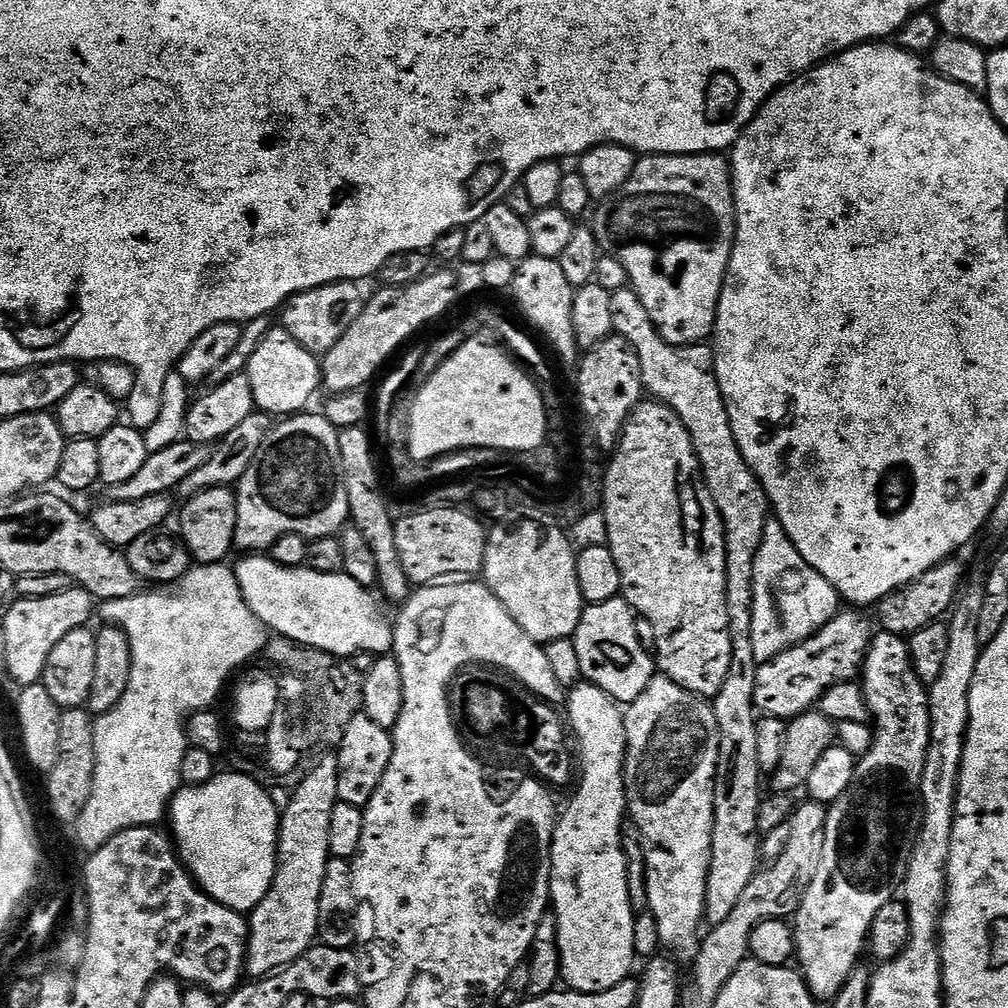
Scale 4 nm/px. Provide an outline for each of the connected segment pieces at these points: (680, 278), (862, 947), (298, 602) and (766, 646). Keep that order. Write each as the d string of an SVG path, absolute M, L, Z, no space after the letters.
M700 152L696 156L653 156L644 154L639 157L634 166L634 174L626 182L626 186L619 188L612 196L599 201L595 205L596 217L590 221L590 227L596 234L596 241L601 249L609 256L617 256L624 263L628 275L628 284L633 292L646 306L646 314L652 319L652 325L666 342L681 346L691 346L707 341L716 327L716 311L722 294L724 279L730 266L730 254L736 241L736 199L732 193L732 170L729 161L723 155L711 152Z
M883 630L877 631L873 635L872 645L868 647L868 653L864 659L862 687L864 697L868 703L868 714L871 723L873 725L876 723L876 733L872 736L872 745L869 746L868 753L864 757L862 755L859 757L856 773L846 790L846 794L842 794L842 798L835 800L828 808L828 817L824 823L824 834L820 846L822 862L818 862L818 874L814 876L814 882L810 882L810 886L806 890L806 894L802 898L794 917L796 956L798 961L800 960L798 968L808 984L808 989L812 991L812 995L820 1002L835 1000L838 990L842 990L842 986L846 986L846 978L850 978L850 974L861 963L860 955L865 955L868 931L874 922L874 914L878 914L878 910L882 910L882 906L886 906L886 902L890 902L903 889L906 870L910 866L910 854L914 850L916 839L920 833L920 818L922 815L920 787L922 786L922 774L926 766L926 754L930 746L930 706L928 705L928 688L918 678L918 674L914 670L910 650L908 649L908 641L905 637L895 636Z
M248 554L234 564L236 581L254 614L264 623L264 627L277 636L285 636L295 644L305 644L307 648L317 648L332 656L352 658L362 652L370 652L373 656L383 656L392 652L393 621L384 617L382 609L376 605L373 593L369 589L358 586L354 578L344 572L322 574L310 570L306 566L287 568L272 559L268 554Z
M770 518L762 530L762 546L754 558L754 598L752 599L752 641L757 662L772 660L793 644L808 640L822 626L826 626L841 611L840 595L798 554L790 534L782 522Z

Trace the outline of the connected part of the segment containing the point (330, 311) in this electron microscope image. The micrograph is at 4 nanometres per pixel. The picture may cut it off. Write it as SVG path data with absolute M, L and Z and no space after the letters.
M339 280L333 284L323 284L300 292L297 296L290 297L282 306L284 320L282 326L306 350L310 350L317 358L322 358L330 350L350 326L354 326L354 318L364 309L366 296L360 293L361 285L350 280Z

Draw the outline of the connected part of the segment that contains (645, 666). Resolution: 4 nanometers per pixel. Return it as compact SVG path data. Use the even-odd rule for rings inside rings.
M623 598L589 604L578 622L574 637L578 646L578 662L582 662L583 679L598 686L621 706L636 700L654 675L654 660L640 641L636 620L637 613Z

